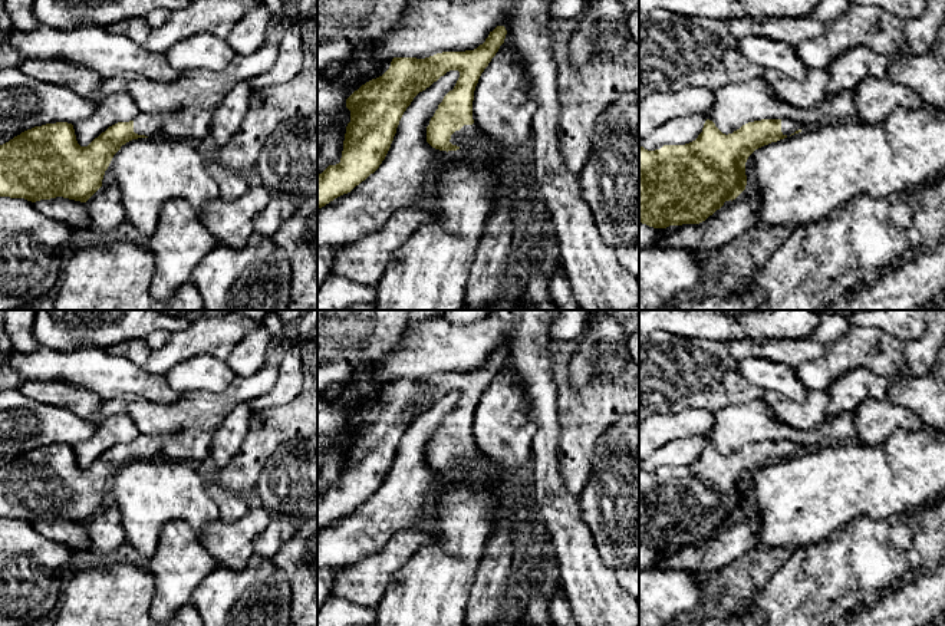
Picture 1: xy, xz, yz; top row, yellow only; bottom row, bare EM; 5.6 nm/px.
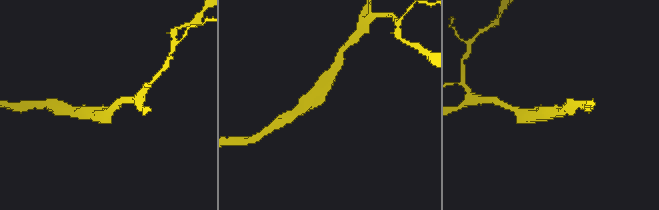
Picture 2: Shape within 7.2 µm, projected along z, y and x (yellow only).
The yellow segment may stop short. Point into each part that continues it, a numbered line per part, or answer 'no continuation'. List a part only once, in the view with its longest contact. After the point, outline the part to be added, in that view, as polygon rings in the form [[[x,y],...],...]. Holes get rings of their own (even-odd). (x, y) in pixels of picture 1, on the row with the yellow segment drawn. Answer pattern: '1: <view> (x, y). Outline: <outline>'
1: xz (470, 137). Outline: [[[464,125],[451,135],[450,142],[460,149],[488,149],[494,146],[491,139],[475,125]]]

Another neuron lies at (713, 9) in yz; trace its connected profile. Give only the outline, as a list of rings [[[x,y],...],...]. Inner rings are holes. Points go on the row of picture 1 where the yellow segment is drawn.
[[[639,0],[639,13],[664,9],[686,17],[809,17],[820,0]]]

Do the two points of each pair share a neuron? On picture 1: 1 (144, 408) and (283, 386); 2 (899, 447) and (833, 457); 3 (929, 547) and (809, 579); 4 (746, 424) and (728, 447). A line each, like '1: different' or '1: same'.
1: different
2: same
3: same
4: same

